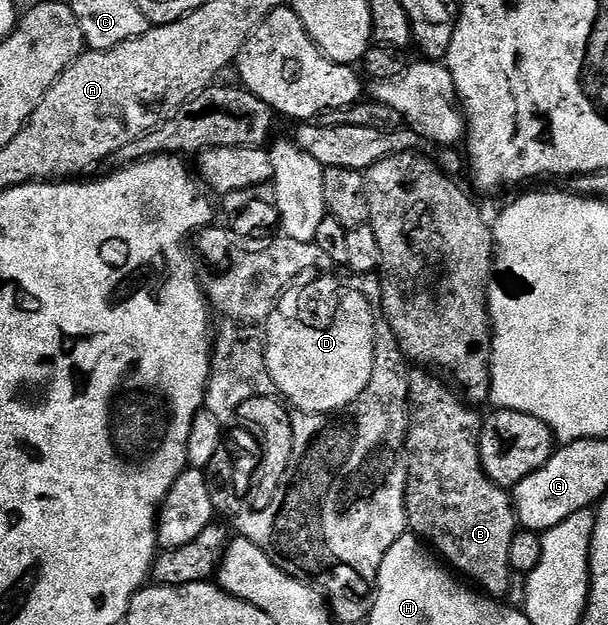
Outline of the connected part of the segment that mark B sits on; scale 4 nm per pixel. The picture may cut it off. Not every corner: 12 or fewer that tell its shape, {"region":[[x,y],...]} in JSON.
{"region":[[410,376],[409,529],[490,598],[519,524],[483,417]]}

